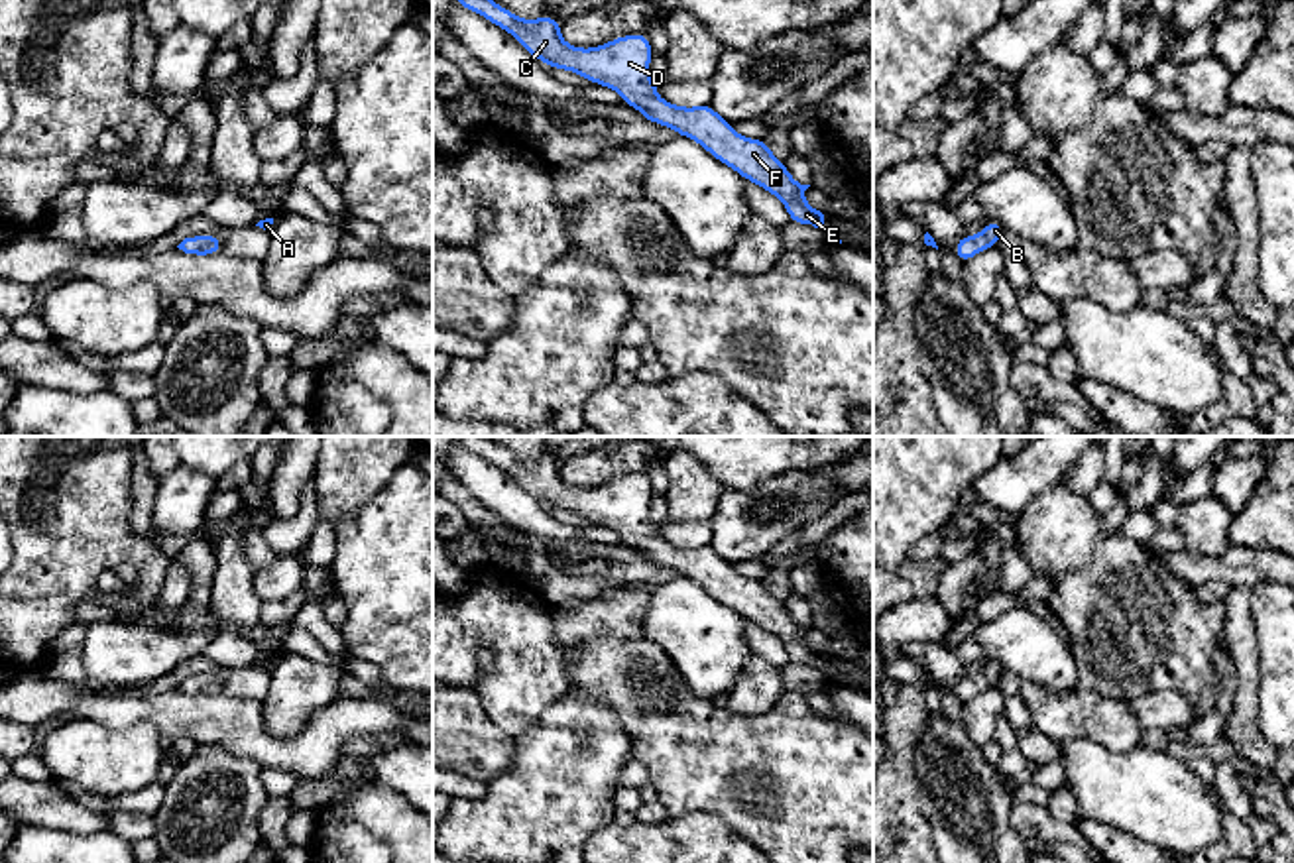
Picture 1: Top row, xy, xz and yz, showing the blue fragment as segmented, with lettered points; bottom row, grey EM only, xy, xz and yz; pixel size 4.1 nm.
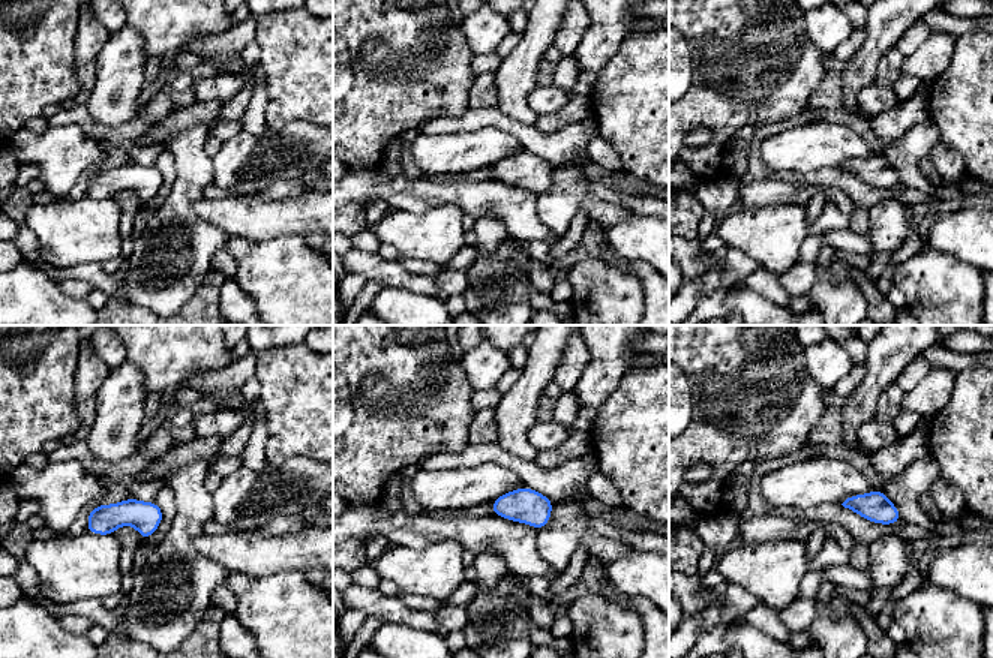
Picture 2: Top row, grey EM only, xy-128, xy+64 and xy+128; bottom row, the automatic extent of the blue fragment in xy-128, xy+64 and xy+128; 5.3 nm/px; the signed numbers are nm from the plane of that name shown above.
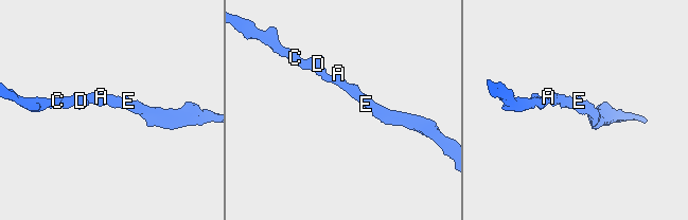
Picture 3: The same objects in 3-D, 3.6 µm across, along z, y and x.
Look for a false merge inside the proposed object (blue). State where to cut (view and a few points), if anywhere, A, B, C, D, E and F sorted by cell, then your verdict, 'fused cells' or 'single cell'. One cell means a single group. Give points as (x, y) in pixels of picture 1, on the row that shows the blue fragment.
cut none; groups A B C D E F; single cell

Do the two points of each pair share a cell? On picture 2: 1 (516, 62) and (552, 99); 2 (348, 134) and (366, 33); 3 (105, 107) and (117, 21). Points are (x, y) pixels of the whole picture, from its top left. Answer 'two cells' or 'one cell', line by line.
1: two cells
2: one cell
3: two cells

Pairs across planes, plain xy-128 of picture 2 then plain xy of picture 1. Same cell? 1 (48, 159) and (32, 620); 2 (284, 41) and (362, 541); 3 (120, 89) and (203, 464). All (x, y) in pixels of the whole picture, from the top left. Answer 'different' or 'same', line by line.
1: different
2: same
3: same

